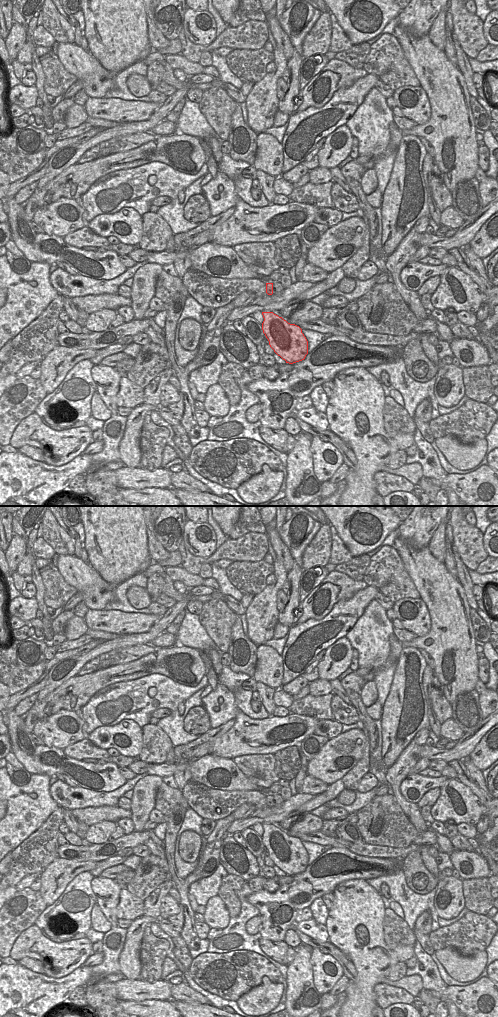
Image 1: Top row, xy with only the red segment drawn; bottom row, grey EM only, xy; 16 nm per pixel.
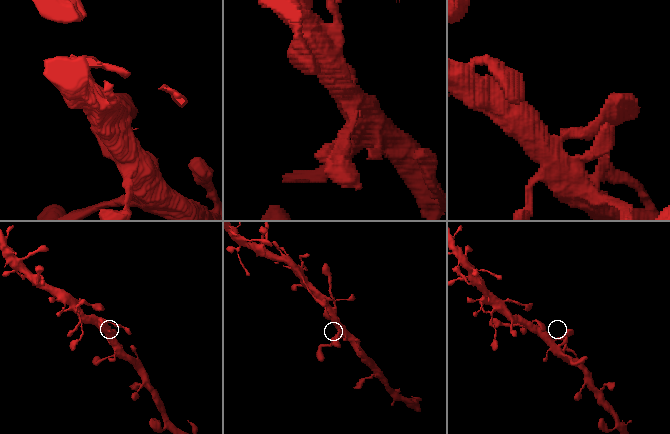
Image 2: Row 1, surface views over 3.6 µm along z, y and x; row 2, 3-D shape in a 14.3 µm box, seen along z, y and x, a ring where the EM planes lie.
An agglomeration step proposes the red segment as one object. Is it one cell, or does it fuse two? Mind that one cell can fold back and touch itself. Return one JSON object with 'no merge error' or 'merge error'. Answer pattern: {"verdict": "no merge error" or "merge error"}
{"verdict": "no merge error"}

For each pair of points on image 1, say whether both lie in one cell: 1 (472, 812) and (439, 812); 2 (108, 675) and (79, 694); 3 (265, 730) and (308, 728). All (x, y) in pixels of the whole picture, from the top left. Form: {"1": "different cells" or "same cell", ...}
{"1": "same cell", "2": "same cell", "3": "same cell"}

